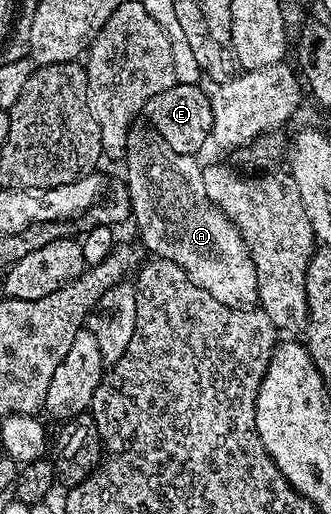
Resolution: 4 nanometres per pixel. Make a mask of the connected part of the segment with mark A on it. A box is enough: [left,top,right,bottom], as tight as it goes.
[123,126,258,309]

